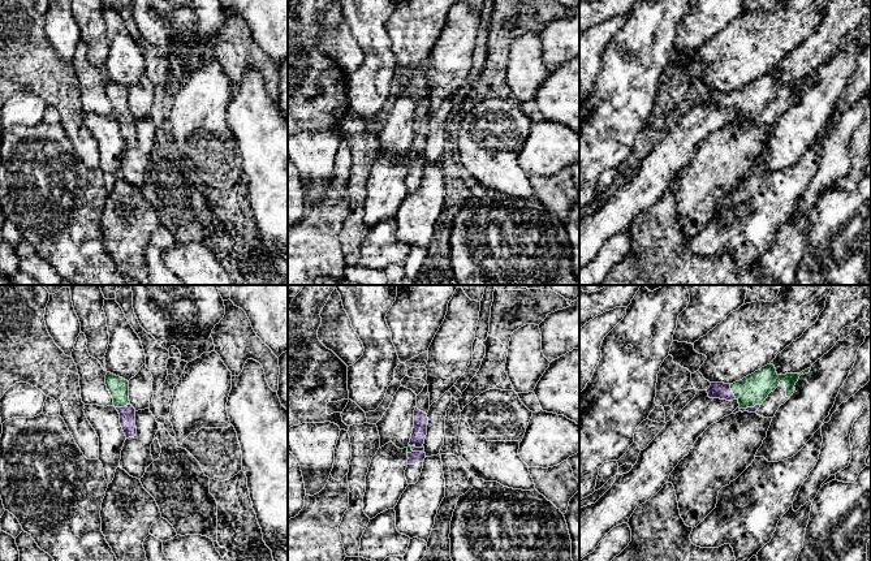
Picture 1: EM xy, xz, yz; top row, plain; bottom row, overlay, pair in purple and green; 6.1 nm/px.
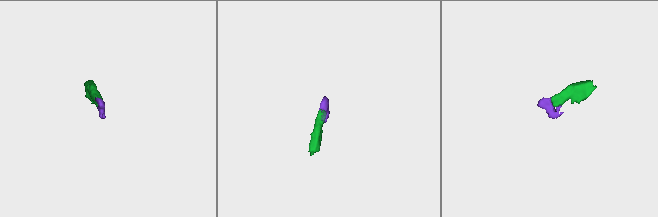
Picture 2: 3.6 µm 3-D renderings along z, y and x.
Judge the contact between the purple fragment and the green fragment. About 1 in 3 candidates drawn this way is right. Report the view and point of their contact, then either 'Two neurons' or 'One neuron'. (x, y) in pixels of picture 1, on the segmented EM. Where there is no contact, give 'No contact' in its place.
Touches purple at yz (732, 392). One neuron

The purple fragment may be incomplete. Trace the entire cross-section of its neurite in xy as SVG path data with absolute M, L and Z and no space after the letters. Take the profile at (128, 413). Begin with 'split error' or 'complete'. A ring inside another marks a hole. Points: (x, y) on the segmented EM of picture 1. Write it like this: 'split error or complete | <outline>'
split error | M107 372L105 385L113 398L113 406L120 414L120 424L126 439L134 437L137 435L135 409L129 401L129 381Z

